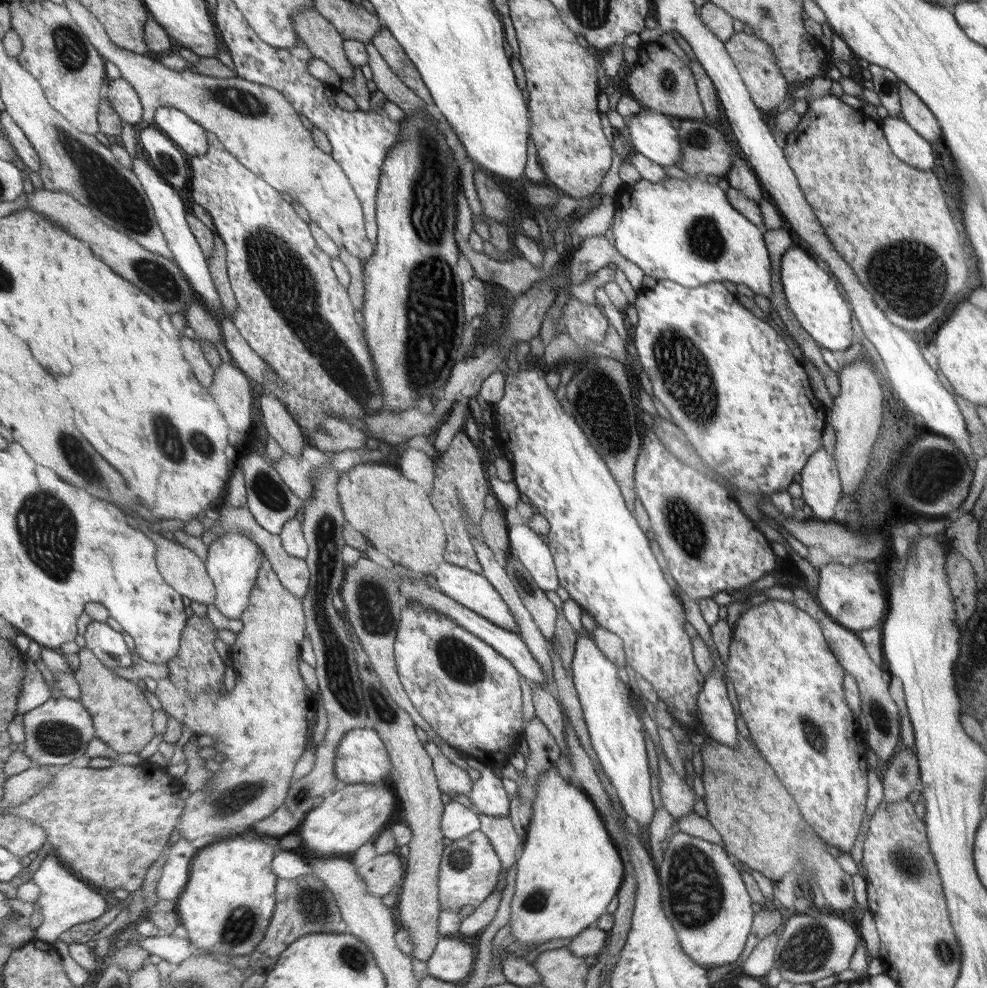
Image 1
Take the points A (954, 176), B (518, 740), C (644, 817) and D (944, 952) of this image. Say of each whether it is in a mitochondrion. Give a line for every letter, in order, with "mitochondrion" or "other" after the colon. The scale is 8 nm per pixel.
A: other
B: other
C: other
D: mitochondrion

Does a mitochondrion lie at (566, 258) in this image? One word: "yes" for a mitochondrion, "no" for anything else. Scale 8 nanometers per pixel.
no

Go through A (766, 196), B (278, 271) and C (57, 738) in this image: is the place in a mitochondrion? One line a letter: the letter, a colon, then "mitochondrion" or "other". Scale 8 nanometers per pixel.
A: other
B: mitochondrion
C: mitochondrion

